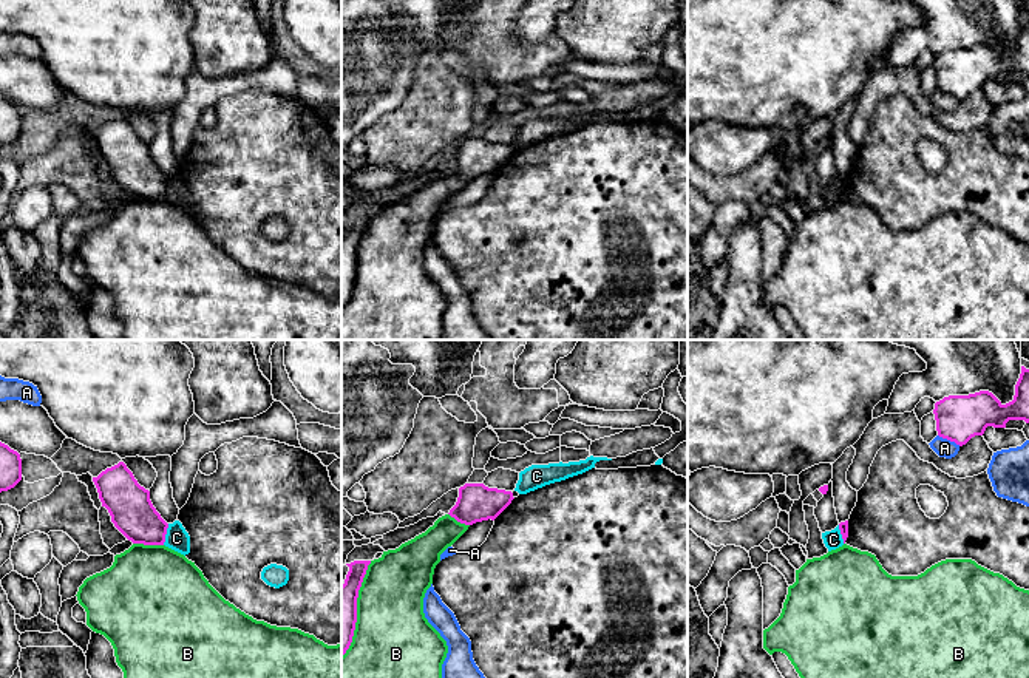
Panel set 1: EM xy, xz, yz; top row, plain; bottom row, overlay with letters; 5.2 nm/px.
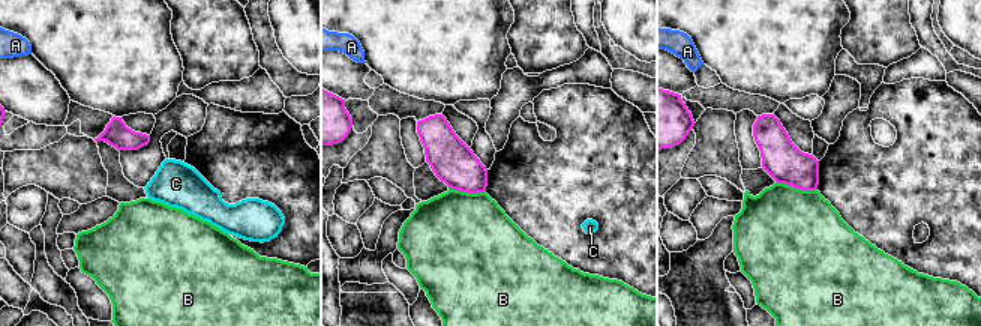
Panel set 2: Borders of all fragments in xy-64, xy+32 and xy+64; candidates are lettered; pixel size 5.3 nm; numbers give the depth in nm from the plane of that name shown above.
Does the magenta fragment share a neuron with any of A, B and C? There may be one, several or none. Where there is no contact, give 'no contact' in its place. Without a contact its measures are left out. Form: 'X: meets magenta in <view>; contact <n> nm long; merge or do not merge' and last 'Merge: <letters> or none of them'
A: meets magenta in yz; contact 130 nm long; do not merge
B: meets magenta in xy; contact 160 nm long; do not merge
C: meets magenta in xy; contact 120 nm long; do not merge
Merge: none of them

